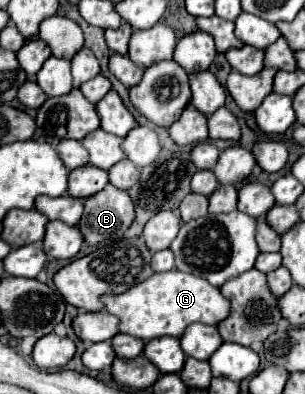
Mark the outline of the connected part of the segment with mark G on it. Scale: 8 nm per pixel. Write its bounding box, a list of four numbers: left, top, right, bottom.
[102,270,230,342]

